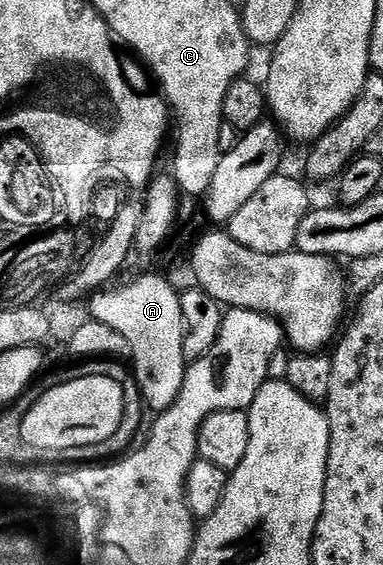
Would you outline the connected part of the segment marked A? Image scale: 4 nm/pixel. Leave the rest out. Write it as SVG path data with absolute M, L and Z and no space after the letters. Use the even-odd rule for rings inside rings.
M162 275L142 277L116 293L110 292L95 293L89 298L89 316L100 323L108 323L112 331L120 331L120 335L130 341L130 357L142 397L154 411L165 411L177 400L188 370L182 298Z

